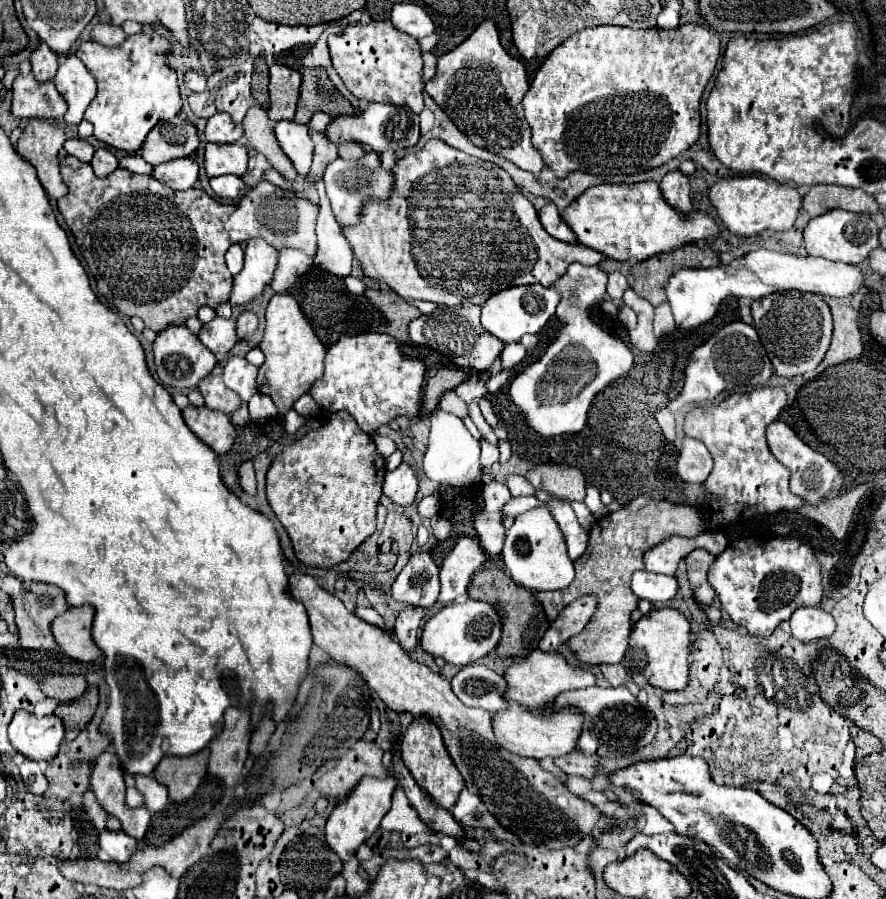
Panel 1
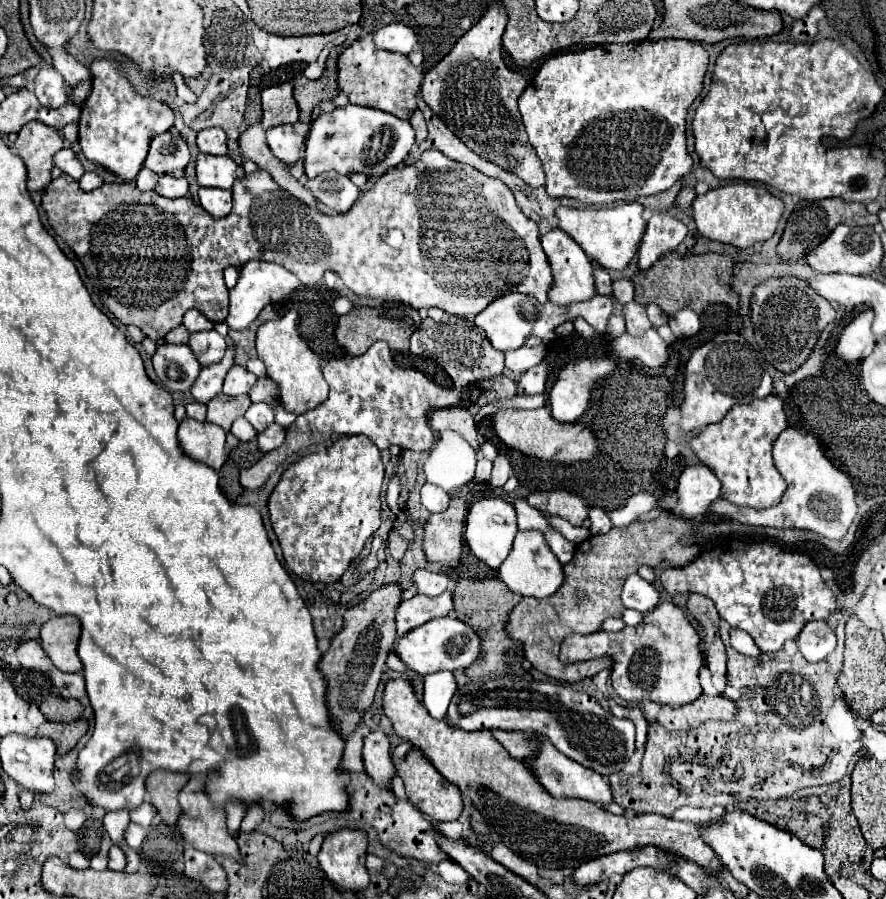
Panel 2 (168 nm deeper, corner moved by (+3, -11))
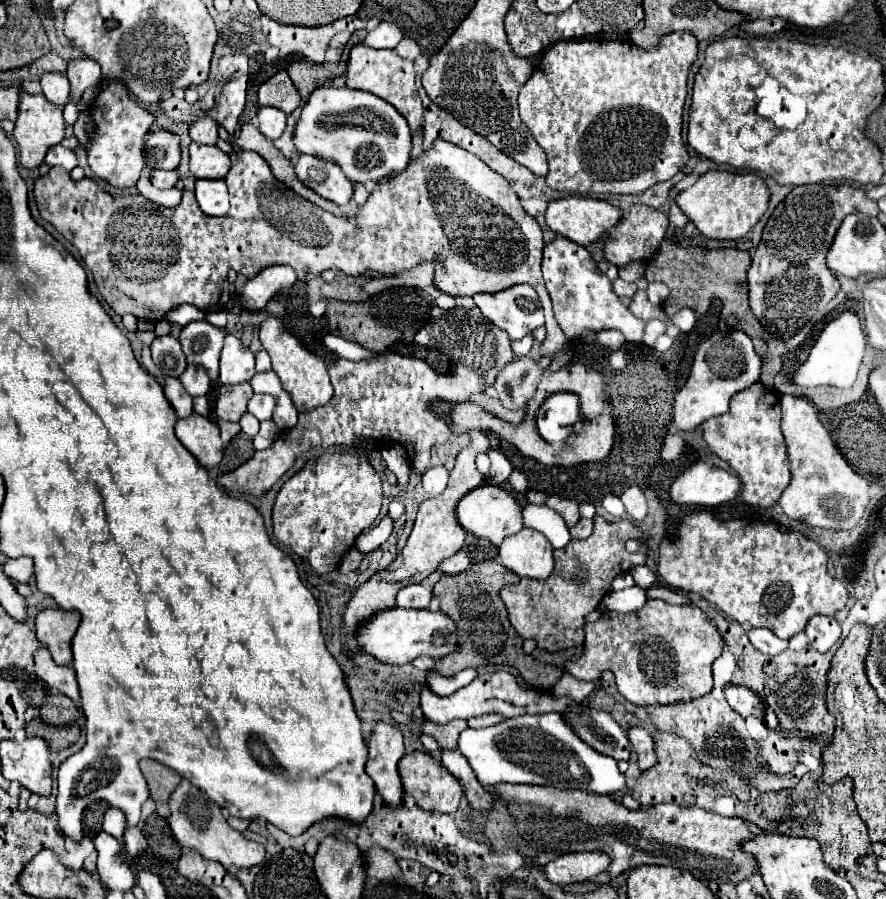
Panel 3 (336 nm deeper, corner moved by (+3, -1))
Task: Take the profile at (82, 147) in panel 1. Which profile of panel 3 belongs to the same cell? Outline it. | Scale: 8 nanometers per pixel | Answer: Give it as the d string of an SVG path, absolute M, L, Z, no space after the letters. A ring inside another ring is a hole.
M61 144L53 146L53 148L47 152L45 162L47 162L49 166L61 166L61 168L65 168L67 172L71 172L71 170L77 166L77 158L75 158L73 150L69 150L69 148L61 146Z

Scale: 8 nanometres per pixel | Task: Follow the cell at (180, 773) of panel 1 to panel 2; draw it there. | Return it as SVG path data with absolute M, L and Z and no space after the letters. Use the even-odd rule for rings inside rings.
M155 770L147 776L147 792L165 824L175 824L179 820L181 806L177 802L177 794L187 784L187 780L187 774L175 774L169 770Z

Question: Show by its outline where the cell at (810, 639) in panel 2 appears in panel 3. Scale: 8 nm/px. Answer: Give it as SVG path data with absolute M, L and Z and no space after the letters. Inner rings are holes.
M813 616L805 626L805 634L817 652L827 652L839 640L841 626L833 616Z

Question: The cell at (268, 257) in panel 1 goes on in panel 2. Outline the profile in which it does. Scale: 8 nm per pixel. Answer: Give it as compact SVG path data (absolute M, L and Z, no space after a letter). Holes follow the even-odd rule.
M253 260L247 262L241 268L237 286L233 290L229 290L229 306L227 326L233 330L243 330L247 328L257 316L259 312L267 306L267 304L275 304L279 300L283 300L285 296L289 296L293 290L297 290L301 286L301 282L297 280L297 276L293 276L287 268L283 268L281 264L275 262L263 262L263 260Z

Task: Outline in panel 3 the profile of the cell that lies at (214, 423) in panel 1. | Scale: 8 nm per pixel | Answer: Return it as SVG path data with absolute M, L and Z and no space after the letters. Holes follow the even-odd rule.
M201 414L177 420L175 436L179 442L207 468L213 468L223 458L223 444L219 438L219 426Z

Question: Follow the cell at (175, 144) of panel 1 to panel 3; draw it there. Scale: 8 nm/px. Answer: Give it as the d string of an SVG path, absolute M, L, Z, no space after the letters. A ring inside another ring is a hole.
M157 130L147 136L145 162L149 168L173 170L181 160L181 138L169 130Z

